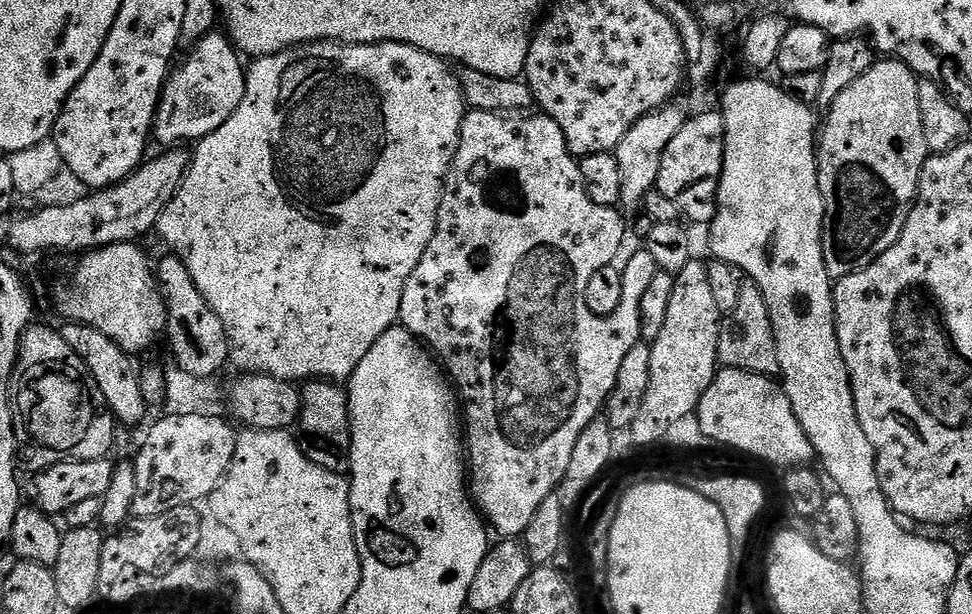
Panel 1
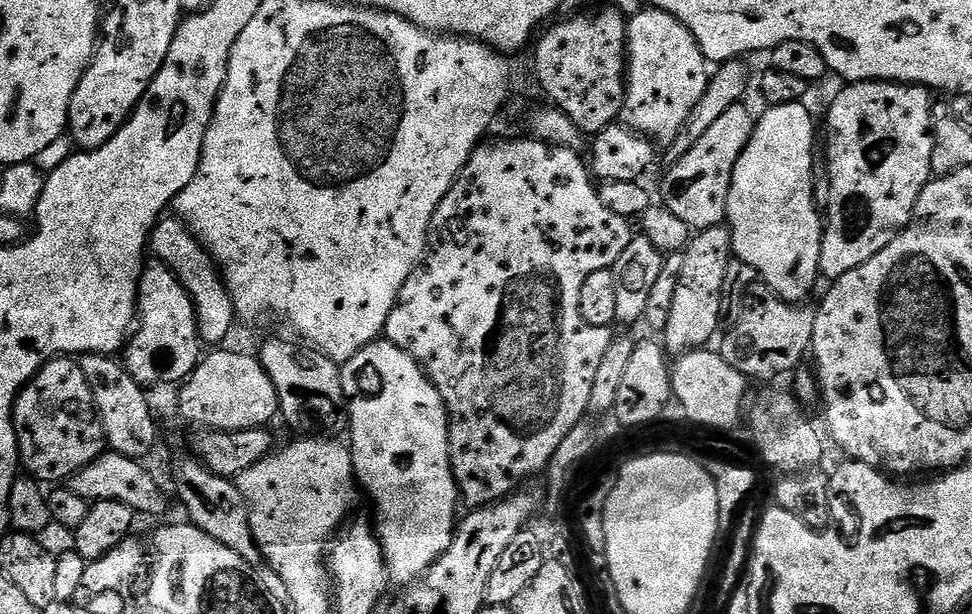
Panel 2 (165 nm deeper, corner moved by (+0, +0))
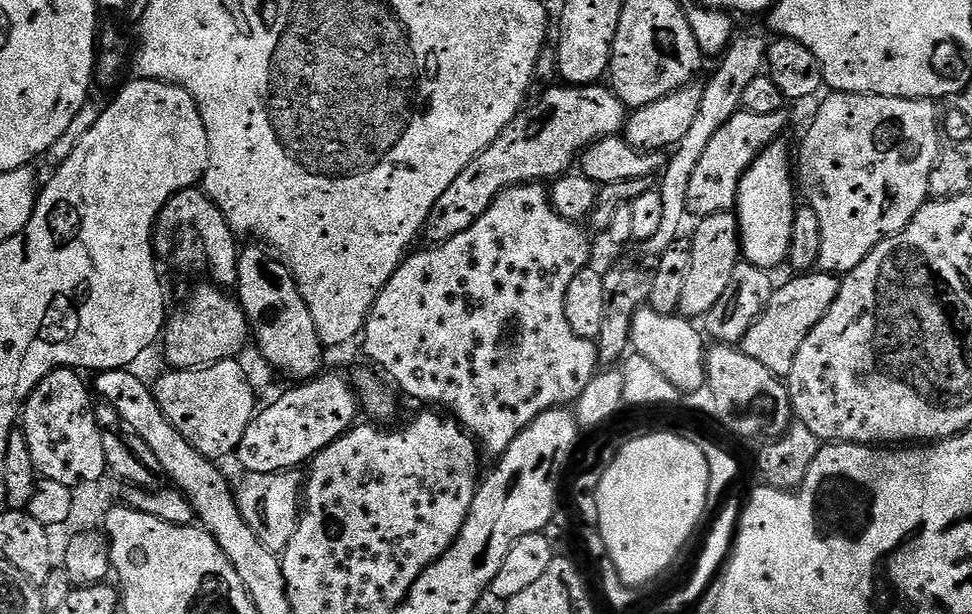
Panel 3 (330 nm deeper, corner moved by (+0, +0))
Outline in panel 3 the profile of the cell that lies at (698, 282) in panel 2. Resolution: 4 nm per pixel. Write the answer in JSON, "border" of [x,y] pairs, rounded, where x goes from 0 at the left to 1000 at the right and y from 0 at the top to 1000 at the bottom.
{"border":[[[756,344],[740,345],[723,353],[719,360],[716,379],[710,384],[712,412],[710,414],[710,448],[706,451],[706,466],[702,471],[702,492],[699,513],[705,518],[717,518],[736,510],[739,492],[748,482],[759,450],[763,430],[761,402],[761,365]]]}

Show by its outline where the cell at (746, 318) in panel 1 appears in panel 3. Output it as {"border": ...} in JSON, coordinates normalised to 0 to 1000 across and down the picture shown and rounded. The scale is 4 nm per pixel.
{"border":[[[836,440],[826,446],[819,446],[807,464],[795,474],[790,487],[790,497],[786,500],[782,516],[770,534],[764,554],[760,555],[761,572],[772,577],[788,596],[796,611],[809,616],[817,603],[817,583],[821,583],[821,570],[825,570],[825,557],[846,524],[848,513],[858,498],[858,492],[864,477],[863,448],[854,443]]]}

